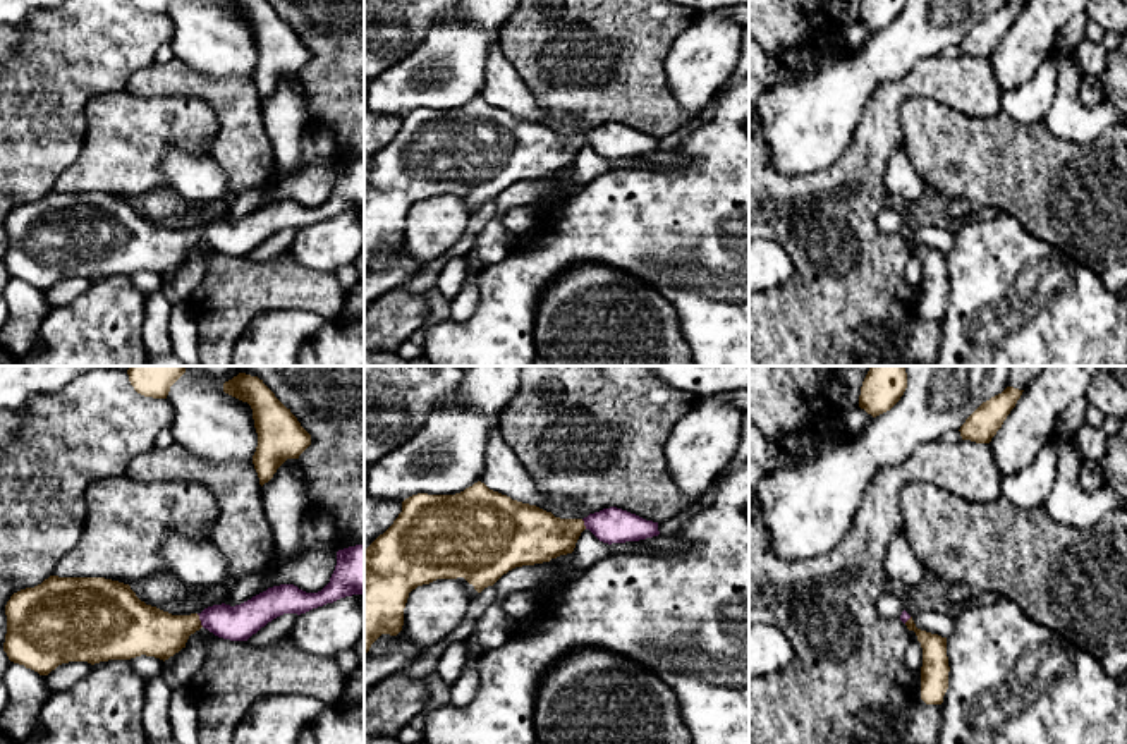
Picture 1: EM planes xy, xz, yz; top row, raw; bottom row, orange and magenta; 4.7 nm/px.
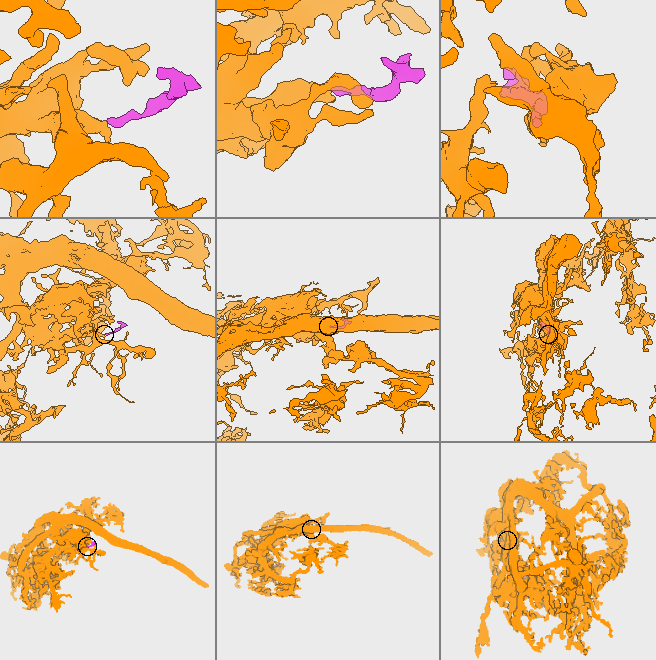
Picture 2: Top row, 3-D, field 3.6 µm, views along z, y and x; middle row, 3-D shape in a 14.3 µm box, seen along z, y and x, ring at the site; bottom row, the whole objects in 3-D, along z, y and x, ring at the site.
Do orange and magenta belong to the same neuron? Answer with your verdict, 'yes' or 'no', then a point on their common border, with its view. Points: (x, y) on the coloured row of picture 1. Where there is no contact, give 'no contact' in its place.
yes; meets orange in xy at (200, 621)

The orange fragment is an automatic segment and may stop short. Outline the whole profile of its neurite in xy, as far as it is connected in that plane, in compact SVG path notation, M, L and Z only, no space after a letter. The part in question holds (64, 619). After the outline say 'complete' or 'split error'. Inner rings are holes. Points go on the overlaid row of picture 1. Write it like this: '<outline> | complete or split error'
M364 543L337 552L337 565L330 582L318 593L306 593L294 584L280 584L230 607L213 605L201 613L172 615L141 601L129 584L105 577L50 576L34 588L10 596L5 605L7 634L3 651L9 660L48 675L62 663L131 660L141 655L168 660L201 627L218 637L247 641L261 627L283 613L306 613L340 598L364 595Z | split error

